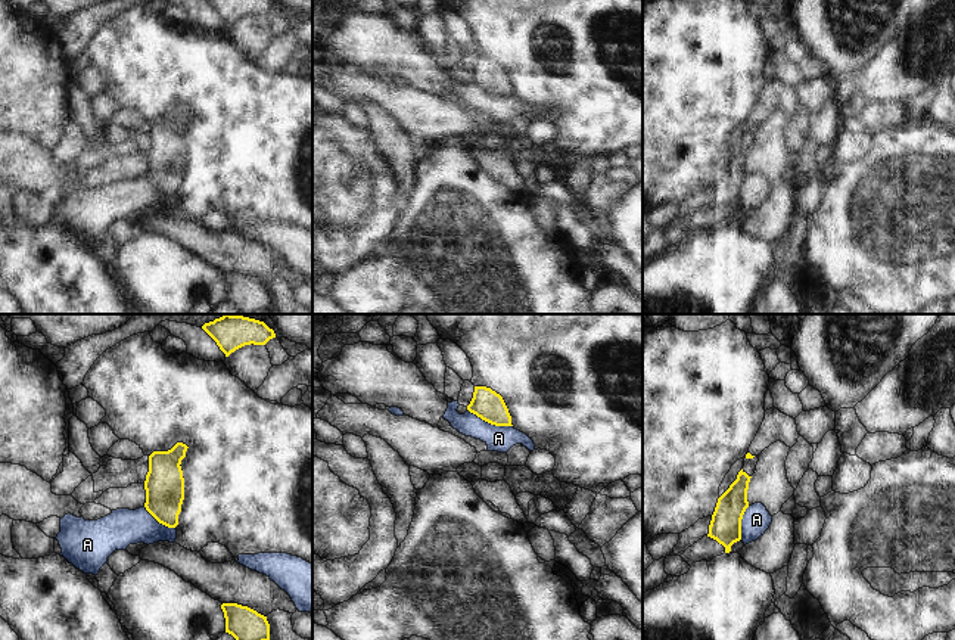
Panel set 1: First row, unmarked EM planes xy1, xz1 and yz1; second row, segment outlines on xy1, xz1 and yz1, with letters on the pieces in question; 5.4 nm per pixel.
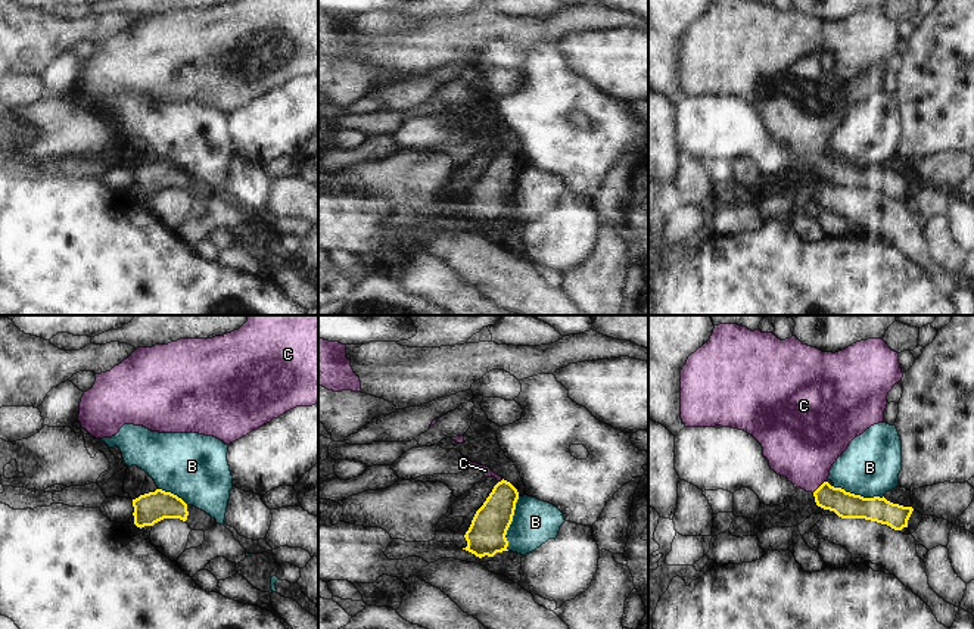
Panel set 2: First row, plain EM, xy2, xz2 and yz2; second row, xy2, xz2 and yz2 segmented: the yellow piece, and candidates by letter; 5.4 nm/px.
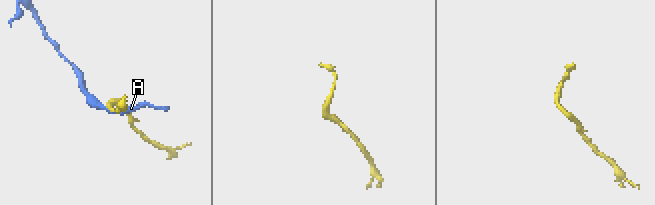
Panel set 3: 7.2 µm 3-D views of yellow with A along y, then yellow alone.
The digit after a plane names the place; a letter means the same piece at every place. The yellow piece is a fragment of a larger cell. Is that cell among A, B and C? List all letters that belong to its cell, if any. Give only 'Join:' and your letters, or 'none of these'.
Join: C

